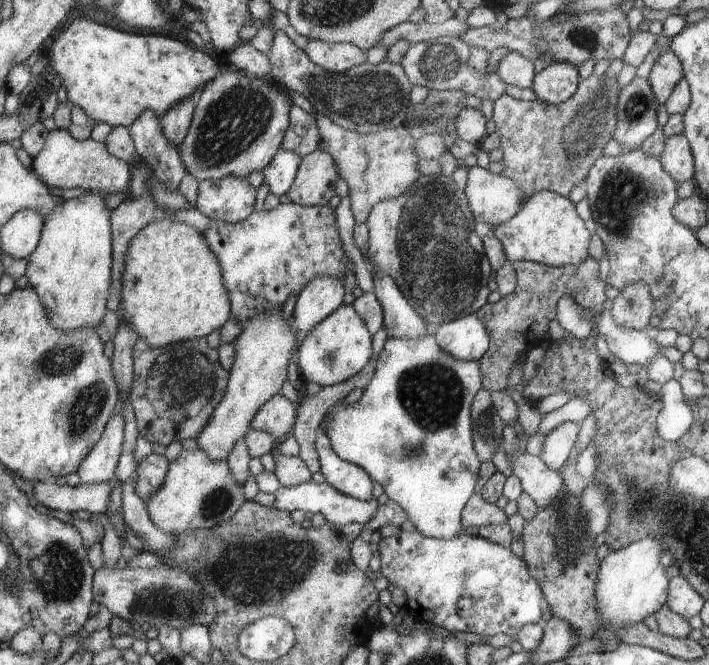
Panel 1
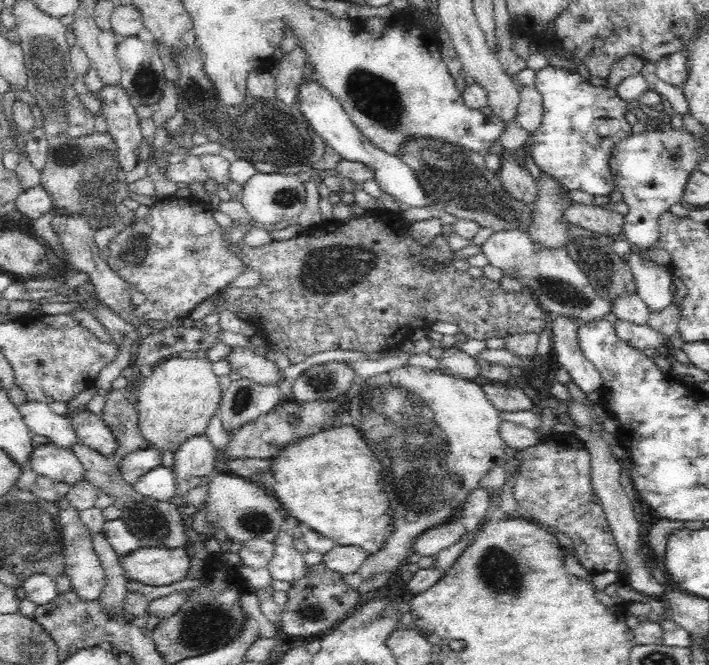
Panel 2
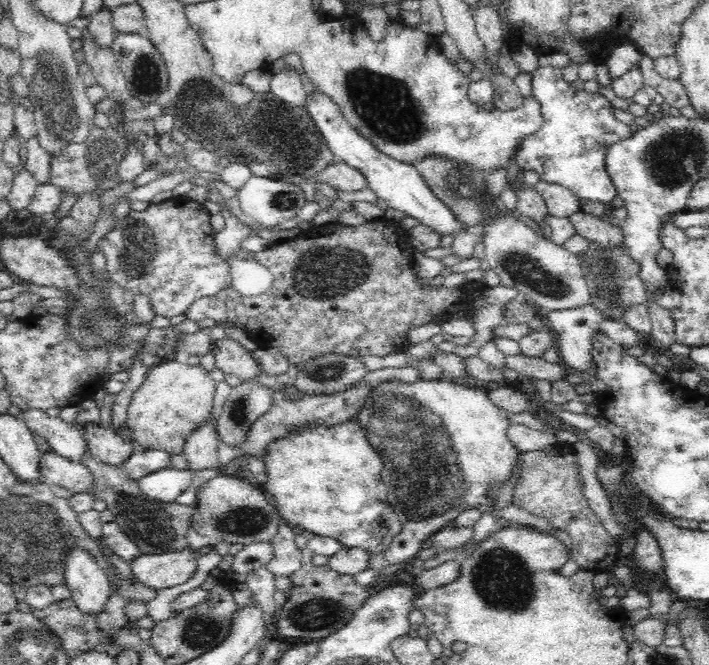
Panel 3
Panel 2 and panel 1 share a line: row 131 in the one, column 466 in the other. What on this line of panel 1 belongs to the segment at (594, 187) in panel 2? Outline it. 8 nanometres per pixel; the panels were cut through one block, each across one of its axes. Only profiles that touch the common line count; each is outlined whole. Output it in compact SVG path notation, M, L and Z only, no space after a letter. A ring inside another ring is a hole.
M401 530L398 534L381 538L378 554L381 574L394 588L404 590L407 611L416 621L438 625L450 633L476 632L484 636L508 634L512 637L526 624L542 623L543 589L528 572L526 562L509 548L492 544L484 537L458 534L456 538L436 538L424 536L418 530Z

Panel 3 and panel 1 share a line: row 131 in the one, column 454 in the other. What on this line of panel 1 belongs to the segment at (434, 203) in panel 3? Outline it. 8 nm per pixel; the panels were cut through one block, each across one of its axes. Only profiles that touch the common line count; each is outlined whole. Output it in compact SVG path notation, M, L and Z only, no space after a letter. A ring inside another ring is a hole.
M476 313L434 327L433 333L436 344L439 344L444 352L452 354L456 360L479 362L491 346L488 329Z

